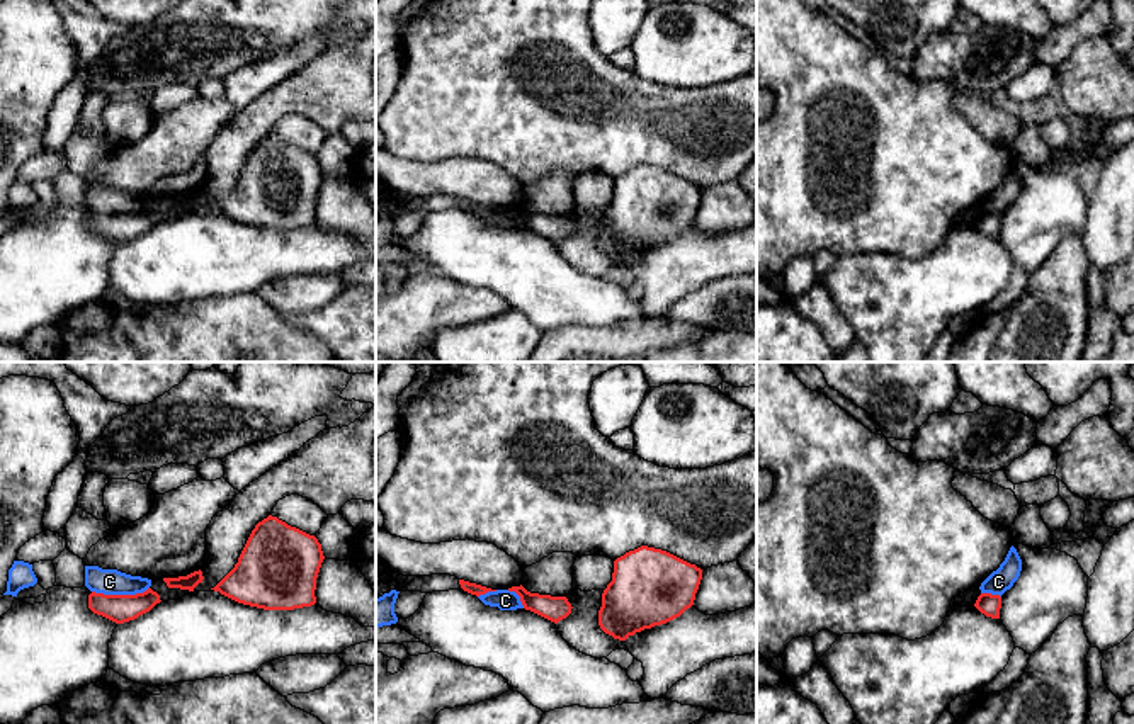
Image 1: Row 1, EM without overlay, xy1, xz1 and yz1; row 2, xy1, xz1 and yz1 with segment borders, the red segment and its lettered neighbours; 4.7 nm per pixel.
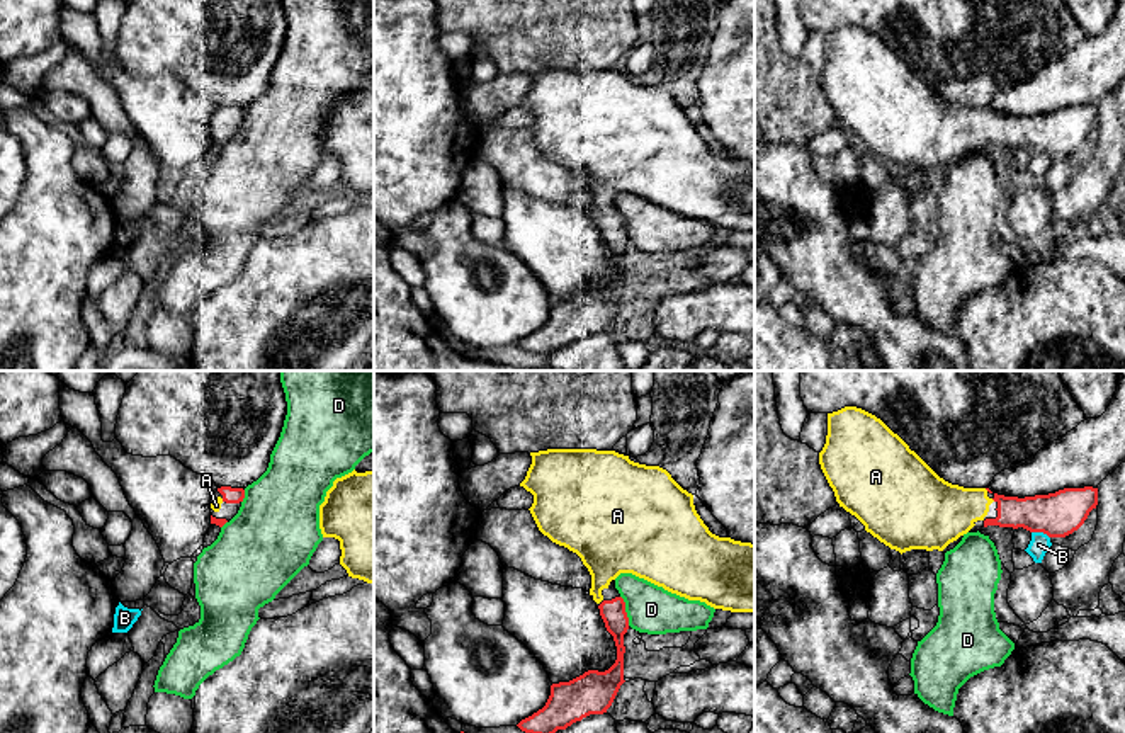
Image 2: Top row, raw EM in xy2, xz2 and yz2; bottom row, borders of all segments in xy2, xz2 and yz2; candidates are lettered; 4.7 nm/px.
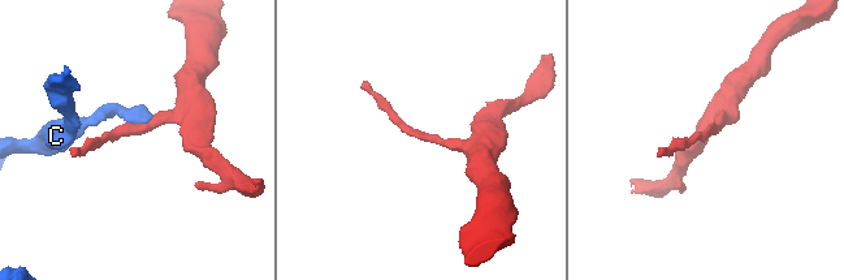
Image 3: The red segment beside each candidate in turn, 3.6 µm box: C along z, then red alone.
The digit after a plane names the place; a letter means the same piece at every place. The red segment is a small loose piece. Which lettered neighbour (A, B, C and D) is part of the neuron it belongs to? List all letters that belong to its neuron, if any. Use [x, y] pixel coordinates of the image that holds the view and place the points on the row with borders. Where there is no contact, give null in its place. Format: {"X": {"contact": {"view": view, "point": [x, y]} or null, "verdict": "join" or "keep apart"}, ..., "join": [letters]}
{"A": {"contact": null, "verdict": "join"}, "B": {"contact": {"view": "yz2", "point": [1040, 531]}, "verdict": "keep apart"}, "C": {"contact": {"view": "xy1", "point": [119, 595]}, "verdict": "keep apart"}, "D": {"contact": {"view": "xz2", "point": [624, 611]}, "verdict": "keep apart"}, "join": ["A"]}

